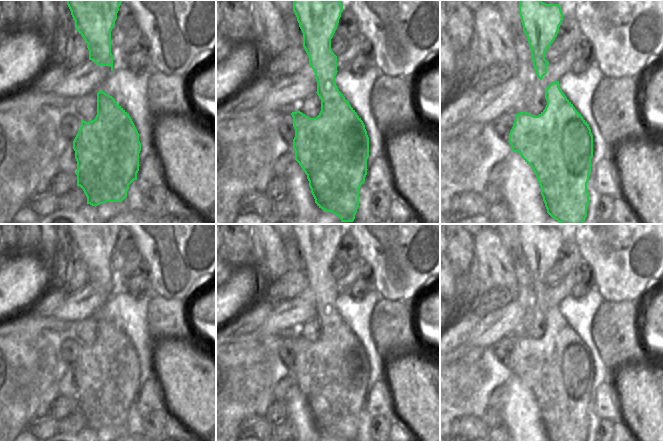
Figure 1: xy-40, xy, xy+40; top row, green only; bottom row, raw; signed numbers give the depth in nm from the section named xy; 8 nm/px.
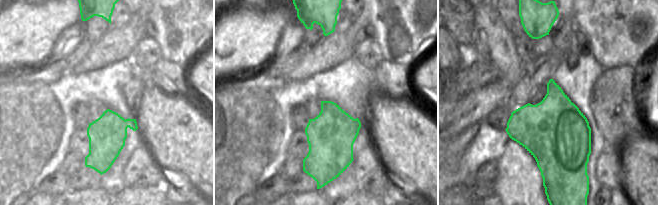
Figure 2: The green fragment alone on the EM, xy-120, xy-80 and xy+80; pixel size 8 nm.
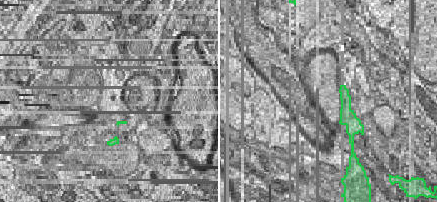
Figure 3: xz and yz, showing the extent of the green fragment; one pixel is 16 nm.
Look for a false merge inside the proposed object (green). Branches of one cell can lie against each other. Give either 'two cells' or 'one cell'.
one cell

